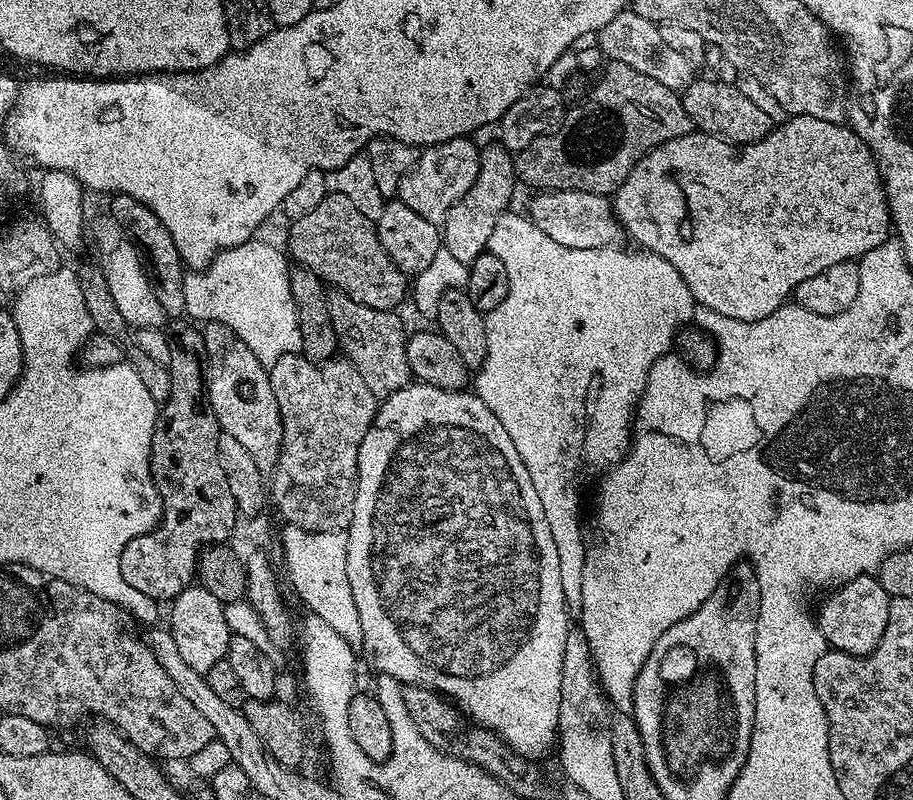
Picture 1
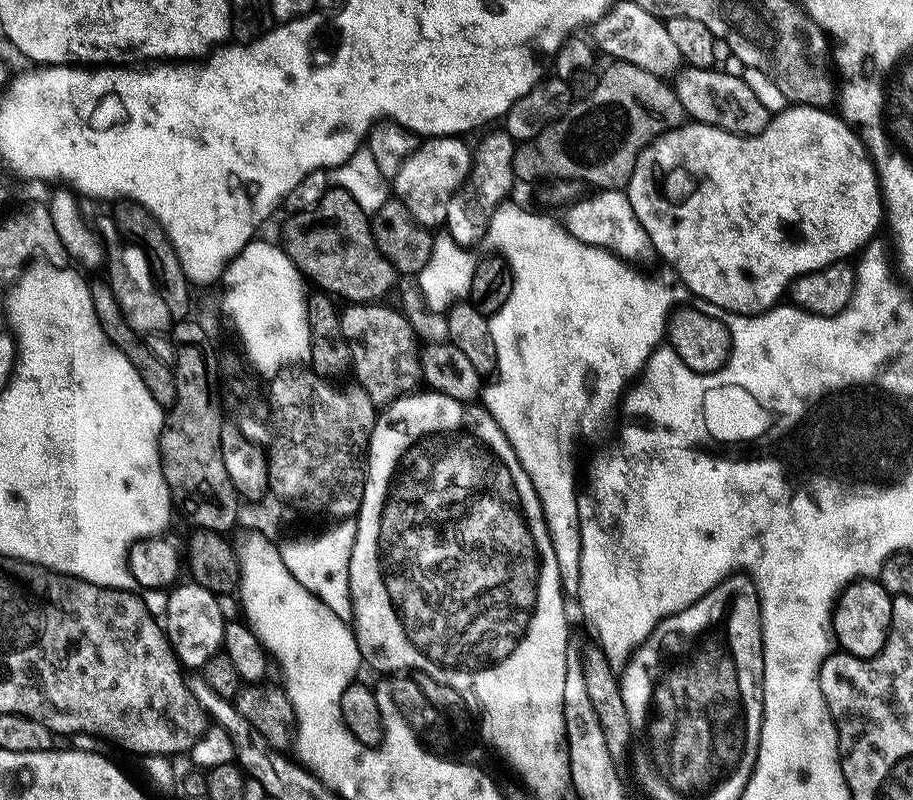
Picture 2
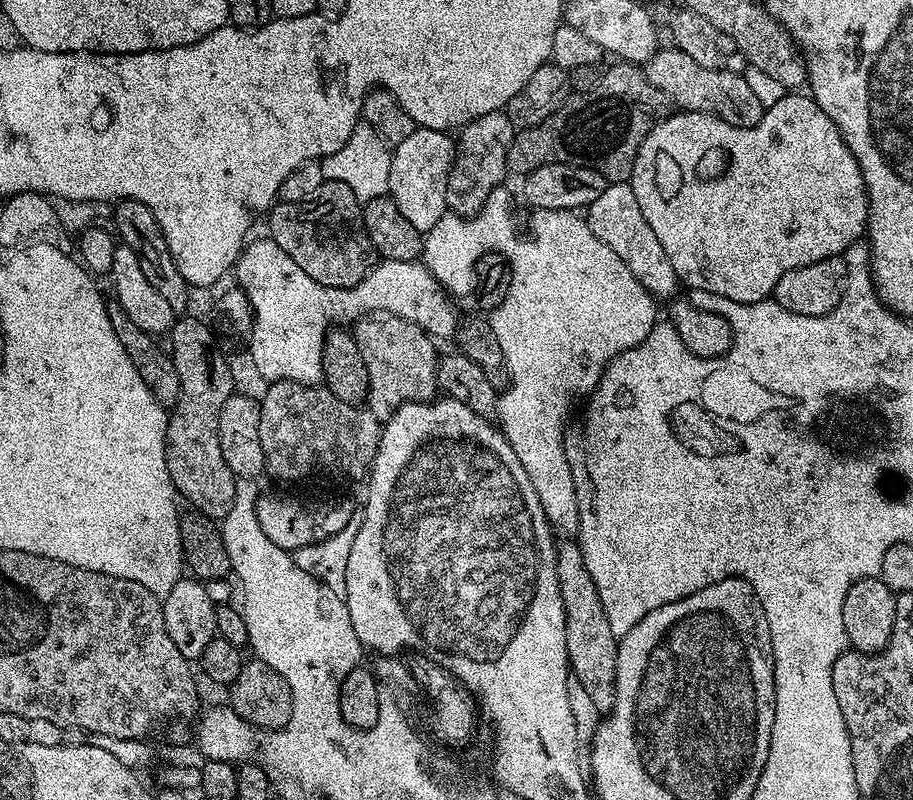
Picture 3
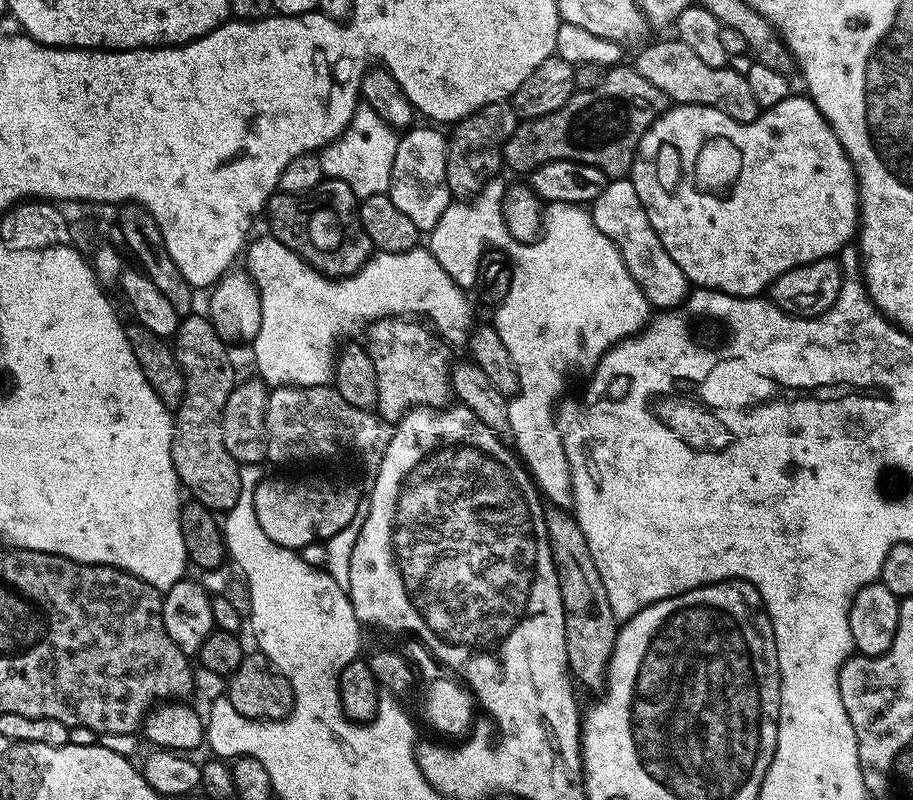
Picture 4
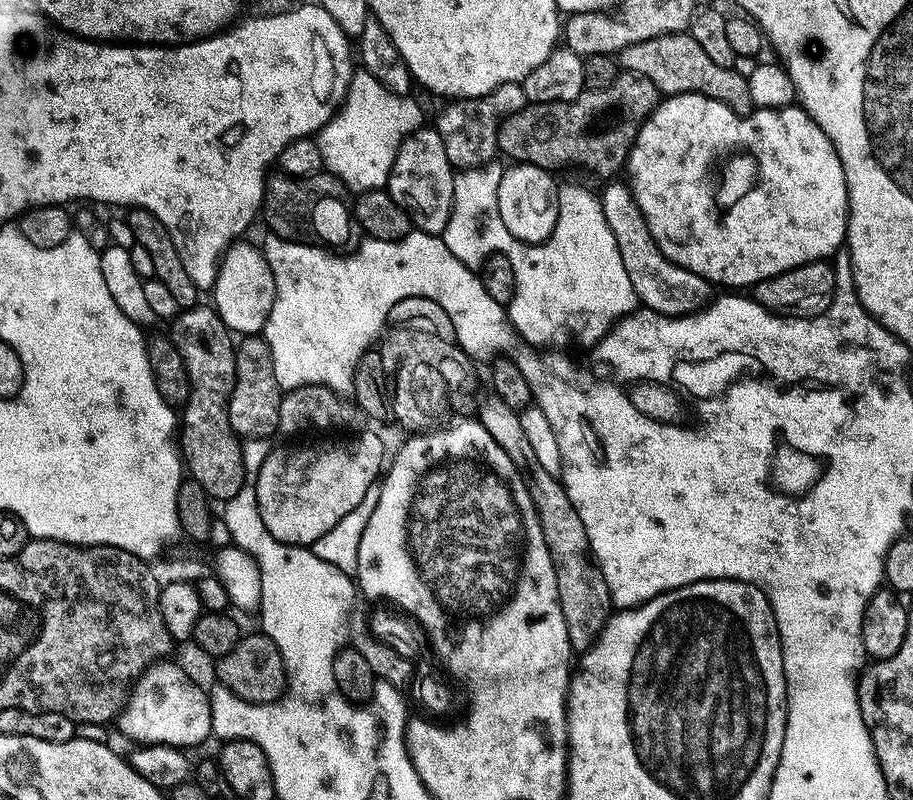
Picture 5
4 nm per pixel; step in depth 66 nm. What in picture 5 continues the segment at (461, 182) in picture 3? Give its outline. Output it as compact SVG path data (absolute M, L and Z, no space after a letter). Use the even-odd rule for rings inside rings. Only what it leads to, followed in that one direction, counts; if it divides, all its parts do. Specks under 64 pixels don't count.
M493 94L479 100L455 100L434 124L446 146L446 158L450 158L453 169L483 168L497 159L500 143L498 134L504 117L514 111L512 100L505 94Z

